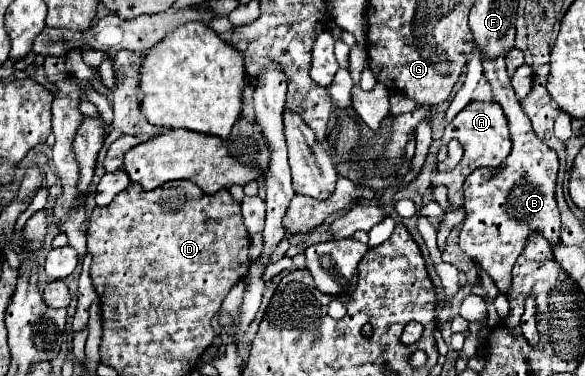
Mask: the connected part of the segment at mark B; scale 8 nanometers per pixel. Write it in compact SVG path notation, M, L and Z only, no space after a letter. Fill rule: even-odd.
M501 56L501 60L489 60L489 64L483 64L483 72L493 88L495 100L501 104L509 120L513 150L501 162L499 168L479 168L477 172L471 172L465 178L465 220L459 232L459 246L493 278L499 292L505 294L511 288L513 264L533 232L545 236L551 248L555 248L559 242L561 218L555 202L555 180L559 160L557 154L551 148L547 148L533 132L531 120L523 112L511 88L511 80L505 72L505 56Z

